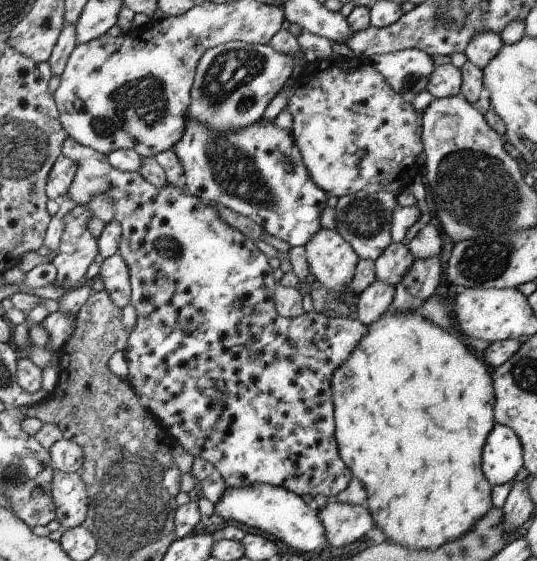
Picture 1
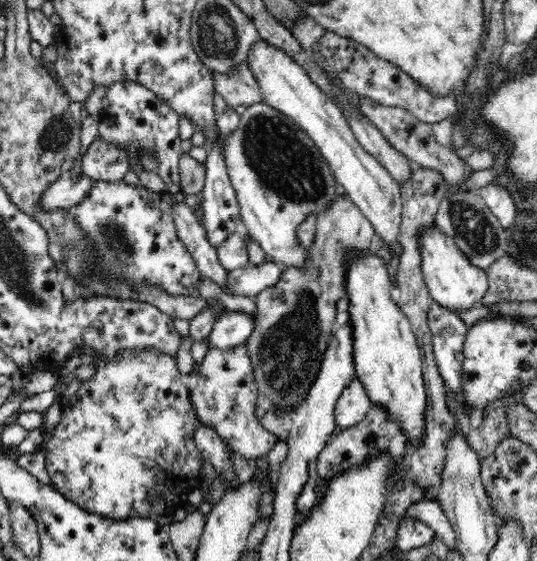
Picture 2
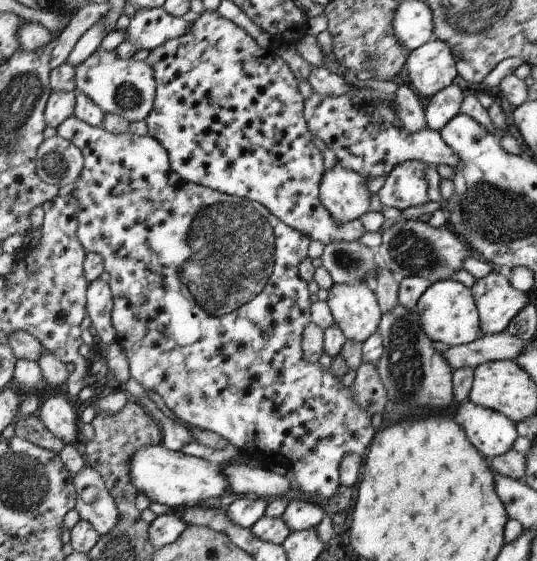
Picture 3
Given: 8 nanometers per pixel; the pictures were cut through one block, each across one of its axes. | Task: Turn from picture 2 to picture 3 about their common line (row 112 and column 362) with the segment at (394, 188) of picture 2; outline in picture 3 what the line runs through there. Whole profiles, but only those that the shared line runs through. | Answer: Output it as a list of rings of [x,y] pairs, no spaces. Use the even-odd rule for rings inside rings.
[[[334,284],[326,302],[347,340],[362,344],[378,332],[383,314],[372,284]]]

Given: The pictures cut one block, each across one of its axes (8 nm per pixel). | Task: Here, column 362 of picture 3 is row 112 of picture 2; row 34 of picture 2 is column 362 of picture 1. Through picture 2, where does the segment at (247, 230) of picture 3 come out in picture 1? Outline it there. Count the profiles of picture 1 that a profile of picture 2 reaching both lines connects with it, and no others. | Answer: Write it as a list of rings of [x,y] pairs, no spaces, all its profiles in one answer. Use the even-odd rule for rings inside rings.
[[[69,137],[64,142],[64,154],[78,165],[76,180],[70,185],[69,192],[65,196],[72,199],[76,205],[87,205],[93,201],[94,197],[104,195],[112,201],[113,218],[121,226],[122,236],[118,254],[129,268],[131,284],[129,303],[134,306],[137,314],[136,324],[130,331],[124,354],[128,365],[127,378],[142,406],[165,427],[170,436],[174,438],[175,443],[180,444],[194,458],[203,458],[211,462],[222,475],[227,488],[235,489],[254,483],[266,483],[284,487],[297,495],[324,494],[324,496],[335,499],[337,494],[349,485],[353,474],[349,466],[342,460],[337,447],[331,380],[333,372],[344,365],[351,357],[355,347],[366,336],[367,325],[358,319],[326,316],[323,313],[316,313],[314,310],[293,319],[278,314],[274,300],[277,290],[276,280],[272,276],[268,256],[262,254],[254,246],[254,241],[251,238],[244,236],[236,227],[223,221],[212,204],[204,203],[196,195],[190,195],[185,188],[170,185],[168,182],[166,185],[158,187],[145,179],[138,171],[118,170],[109,163],[107,155],[94,150],[94,147],[84,146],[75,141],[75,138]]]

